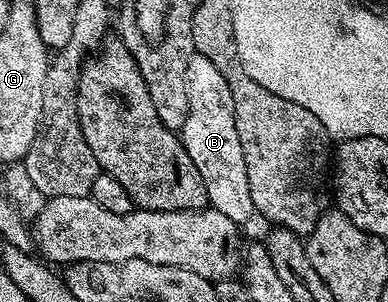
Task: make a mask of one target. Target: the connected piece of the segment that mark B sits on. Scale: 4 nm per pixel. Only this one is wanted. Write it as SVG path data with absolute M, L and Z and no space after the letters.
M193 52L186 62L186 98L188 113L182 129L186 154L198 166L198 174L206 186L211 207L244 226L256 207L250 198L250 182L246 178L246 158L242 158L242 142L238 142L238 130L234 127L234 98L222 70L202 54Z

